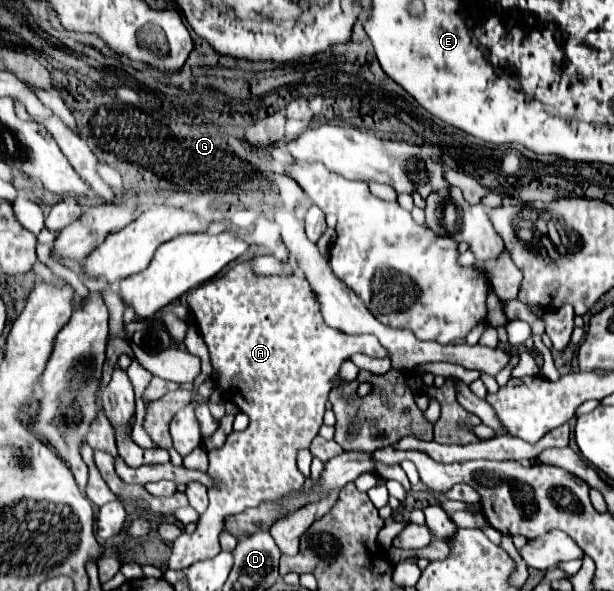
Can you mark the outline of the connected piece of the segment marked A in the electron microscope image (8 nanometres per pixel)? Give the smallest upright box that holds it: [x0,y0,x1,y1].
[167,261,388,571]

